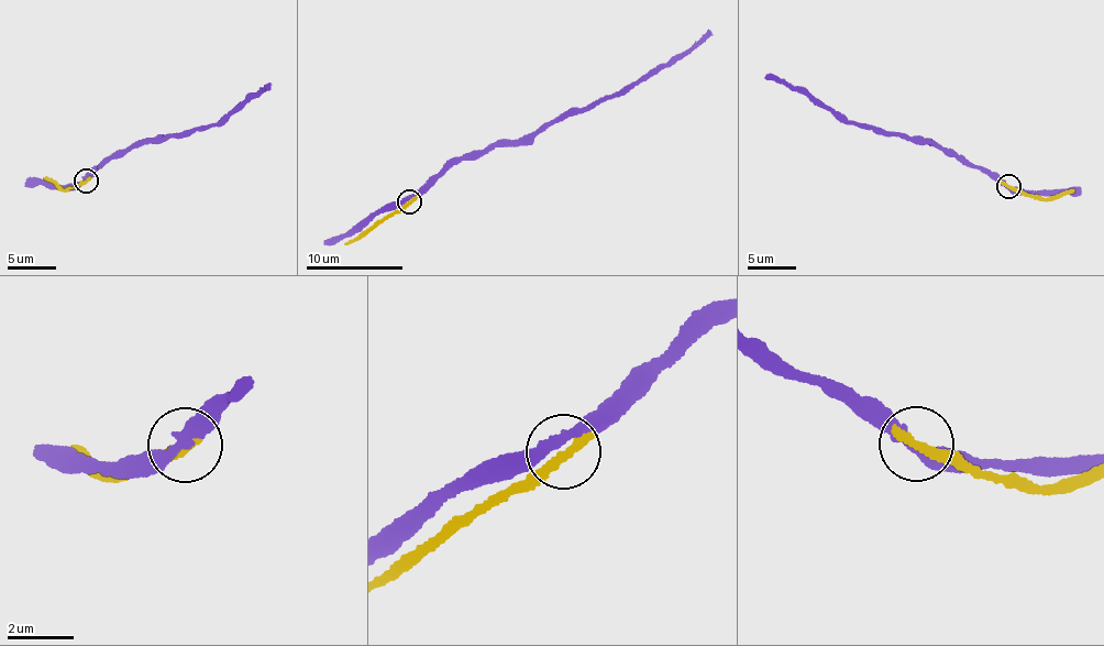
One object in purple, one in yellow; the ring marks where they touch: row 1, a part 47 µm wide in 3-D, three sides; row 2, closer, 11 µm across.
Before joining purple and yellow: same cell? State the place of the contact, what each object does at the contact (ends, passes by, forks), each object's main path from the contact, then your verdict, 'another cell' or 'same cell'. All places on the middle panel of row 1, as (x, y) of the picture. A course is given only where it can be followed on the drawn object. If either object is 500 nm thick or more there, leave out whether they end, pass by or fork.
at (409, 201); purple passes by; yellow ends there; purple runs (408, 200), (463, 157), (473, 159), (510, 142), (527, 141), (550, 124), (625, 94), (709, 31); yellow runs (408, 200), (344, 242); another cell

